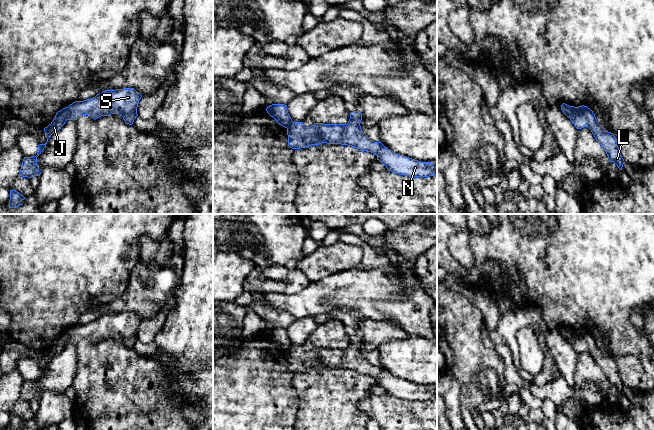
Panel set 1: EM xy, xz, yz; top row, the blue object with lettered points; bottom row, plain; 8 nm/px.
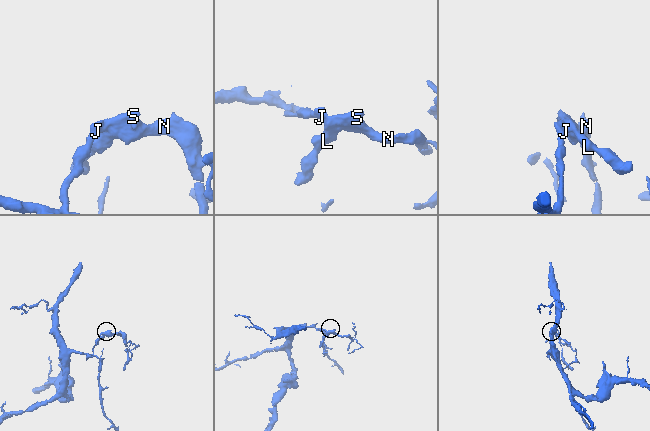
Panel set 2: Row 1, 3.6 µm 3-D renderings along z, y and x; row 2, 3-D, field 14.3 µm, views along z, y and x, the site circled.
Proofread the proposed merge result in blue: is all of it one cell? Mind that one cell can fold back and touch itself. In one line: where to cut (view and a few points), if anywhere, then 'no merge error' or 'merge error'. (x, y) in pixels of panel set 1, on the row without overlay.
cut xy (67, 331), (68, 343); merge error

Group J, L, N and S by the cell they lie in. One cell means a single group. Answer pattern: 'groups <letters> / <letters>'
groups J / L N S

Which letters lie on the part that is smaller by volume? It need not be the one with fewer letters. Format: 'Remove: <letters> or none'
Remove: L, N, S

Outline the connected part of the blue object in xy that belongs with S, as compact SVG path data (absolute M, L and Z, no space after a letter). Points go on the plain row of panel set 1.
M134 312L105 314L95 321L75 325L68 330L68 344L77 344L82 339L97 343L101 340L119 338L126 348L132 349L137 338L137 331L142 319Z

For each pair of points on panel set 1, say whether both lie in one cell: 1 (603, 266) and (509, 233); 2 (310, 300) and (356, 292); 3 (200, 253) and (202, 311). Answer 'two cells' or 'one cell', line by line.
1: one cell
2: one cell
3: one cell

